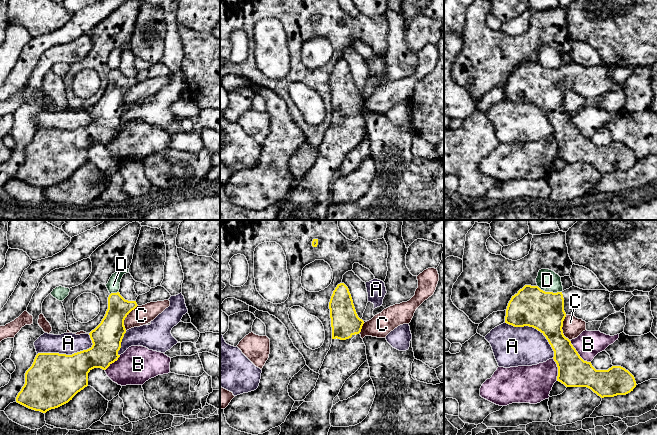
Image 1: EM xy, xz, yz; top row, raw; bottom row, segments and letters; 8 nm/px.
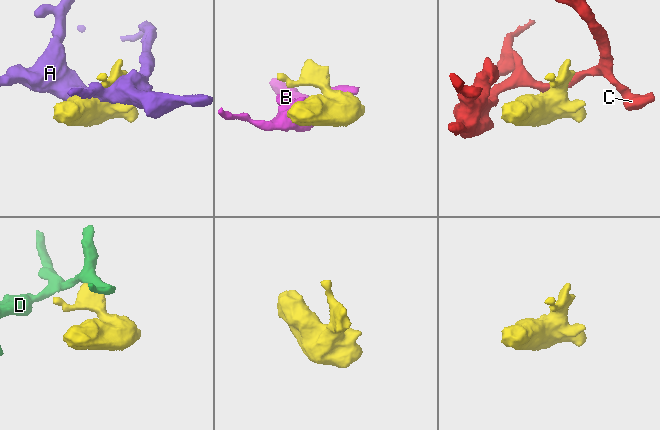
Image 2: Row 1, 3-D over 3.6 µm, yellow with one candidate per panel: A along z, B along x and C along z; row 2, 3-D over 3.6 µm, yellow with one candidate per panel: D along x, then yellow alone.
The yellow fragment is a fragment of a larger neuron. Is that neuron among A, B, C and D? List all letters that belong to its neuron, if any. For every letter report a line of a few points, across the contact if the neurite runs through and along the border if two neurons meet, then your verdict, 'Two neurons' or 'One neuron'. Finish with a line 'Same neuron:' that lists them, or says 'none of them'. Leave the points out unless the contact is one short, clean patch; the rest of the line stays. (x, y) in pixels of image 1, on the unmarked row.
A: Two neurons
B: Two neurons
C: Two neurons
D: Line: yz (537, 61), (545, 67), (561, 68). Two neurons
Same neuron: none of them

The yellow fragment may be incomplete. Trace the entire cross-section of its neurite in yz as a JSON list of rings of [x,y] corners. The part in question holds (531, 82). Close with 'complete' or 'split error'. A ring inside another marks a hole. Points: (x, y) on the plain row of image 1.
[[[525,61],[512,72],[506,85],[505,99],[514,103],[529,102],[540,107],[554,127],[554,137],[558,143],[557,157],[566,163],[587,163],[601,174],[626,171],[636,163],[634,152],[621,142],[612,142],[608,146],[596,146],[591,138],[584,137],[571,117],[563,110],[563,97],[567,91],[573,91],[586,99],[603,97],[616,89],[610,78],[610,69],[606,66],[583,66],[572,62],[562,68],[545,68],[538,62]]]; split error

